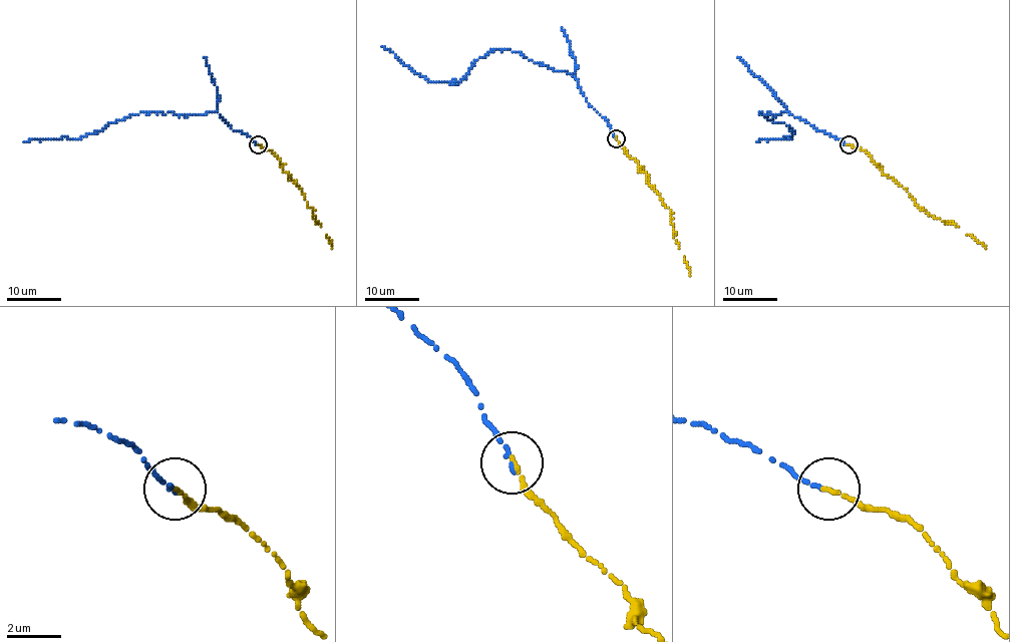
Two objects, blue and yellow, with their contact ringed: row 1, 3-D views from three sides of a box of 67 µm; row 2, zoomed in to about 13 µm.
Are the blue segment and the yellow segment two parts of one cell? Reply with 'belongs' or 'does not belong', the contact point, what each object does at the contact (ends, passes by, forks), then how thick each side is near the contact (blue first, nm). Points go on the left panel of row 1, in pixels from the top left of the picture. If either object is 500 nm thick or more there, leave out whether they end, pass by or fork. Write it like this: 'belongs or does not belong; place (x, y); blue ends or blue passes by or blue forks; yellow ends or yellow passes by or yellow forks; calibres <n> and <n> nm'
belongs; place (258, 144); blue ends; yellow ends; calibres 160 and 160 nm

